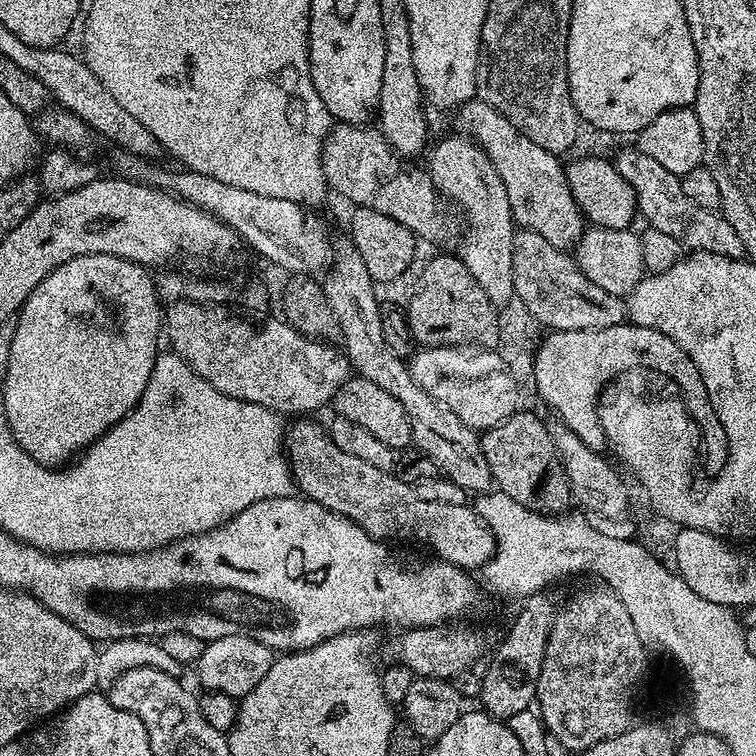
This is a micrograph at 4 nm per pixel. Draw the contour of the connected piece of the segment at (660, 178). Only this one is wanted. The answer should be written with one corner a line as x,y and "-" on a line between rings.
629,146
614,156
614,163
618,174
630,182
630,186
636,195
636,206
639,215
644,216
644,224
654,230
662,230
662,234
670,234
685,249
693,252
709,252
710,254
722,254
735,260
744,256
742,238
730,222
726,222
723,212
698,206
682,190
680,177
670,174
666,166
658,163
658,158
650,158
650,154
642,154
639,148

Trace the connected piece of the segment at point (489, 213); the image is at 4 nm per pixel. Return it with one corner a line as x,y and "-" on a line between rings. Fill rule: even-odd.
463,134
448,136
431,145
427,153
426,171
432,178
432,185
445,201
457,204
468,219
468,229
464,232
464,241
460,244
460,261
474,274
474,282
482,286
486,298
497,306
513,303
514,270
512,269
512,237
514,221
510,198
506,198
506,186
494,170
494,162
470,137
-
436,144
436,145
435,145
-
432,152
432,153
431,153

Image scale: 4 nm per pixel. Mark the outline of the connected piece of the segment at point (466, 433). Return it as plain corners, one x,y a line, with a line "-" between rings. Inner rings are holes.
344,242
344,245
335,249
334,255
330,261
330,267
323,273
322,283
326,302
330,302
330,310
334,310
334,318
338,318
340,327
340,339
342,341
342,351
348,357
351,371
364,380
374,382
374,386
379,386
381,390
386,390
398,402
402,402
402,410
410,422
412,431
412,444
428,459
436,463
437,469
447,479
452,480
458,486
462,486
465,492
469,494
484,494
493,487
490,466
486,466
486,458
482,454
482,446
477,429
466,426
458,414
454,414
449,408
444,408
437,400
432,400
418,382
414,382
411,367
406,366
405,361
386,346
386,338
382,338
382,320
380,318
381,297
376,297
378,291
372,276
366,270
366,265
362,263
362,258
358,250
352,247
351,243

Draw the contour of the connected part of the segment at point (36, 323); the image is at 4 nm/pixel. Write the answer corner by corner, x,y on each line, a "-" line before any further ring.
101,252
98,254
86,254
85,256
79,256
78,258
70,258
70,262
58,266
58,270
54,270
46,278
42,278
42,282
38,282
38,286
32,291
30,298
26,298
26,302
21,306
18,315
15,317
16,329
14,330
14,342
10,346
10,366
6,366
6,378
2,381
2,388
4,388
2,407
6,410
6,418
8,419
10,430
12,431
12,437
18,442
18,446
22,446
22,450
27,456
34,457
40,464
46,464
49,466
67,465
73,457
88,449
103,432
110,430
113,426
120,423
120,419
124,417
126,413
132,411
132,407
134,407
134,405
136,405
142,398
142,394
146,390
146,382
150,382
150,370
154,370
154,362
158,359
158,351
156,352
156,347
159,346
160,340
162,344
162,304
160,308
162,297
158,291
157,281
154,279
154,276
152,280
152,276
153,273
145,268
143,264
135,264
129,260
123,260
117,256
102,254

